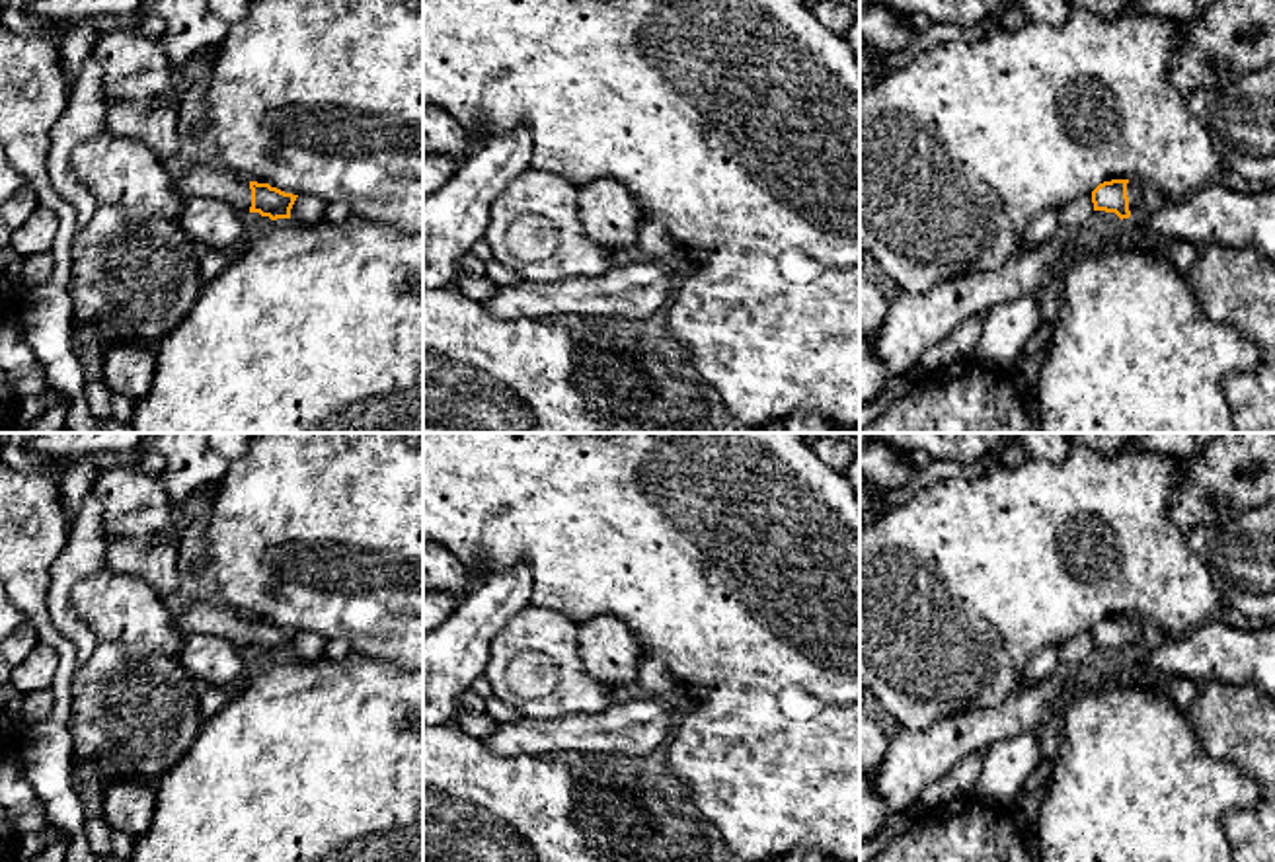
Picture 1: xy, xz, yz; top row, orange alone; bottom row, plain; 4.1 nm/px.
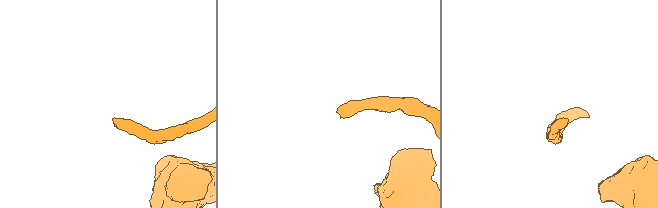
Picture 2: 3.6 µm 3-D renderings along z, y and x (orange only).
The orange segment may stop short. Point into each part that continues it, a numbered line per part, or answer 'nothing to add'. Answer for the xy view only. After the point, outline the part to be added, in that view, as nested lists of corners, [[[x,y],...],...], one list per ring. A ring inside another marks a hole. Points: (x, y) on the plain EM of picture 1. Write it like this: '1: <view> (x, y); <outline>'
1: xy (211, 617); [[[216,599],[187,605],[183,610],[174,612],[174,622],[175,628],[185,636],[191,634],[224,636],[238,647],[250,651],[251,644],[250,618],[236,614]]]

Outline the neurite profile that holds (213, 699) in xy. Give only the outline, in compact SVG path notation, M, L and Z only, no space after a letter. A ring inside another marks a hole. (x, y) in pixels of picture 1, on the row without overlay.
M203 686L201 698L199 698L199 714L207 722L212 716L216 716L220 710L226 708L234 694L234 688L224 686Z

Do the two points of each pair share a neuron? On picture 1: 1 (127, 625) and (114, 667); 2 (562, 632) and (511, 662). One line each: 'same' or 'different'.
1: different
2: same

